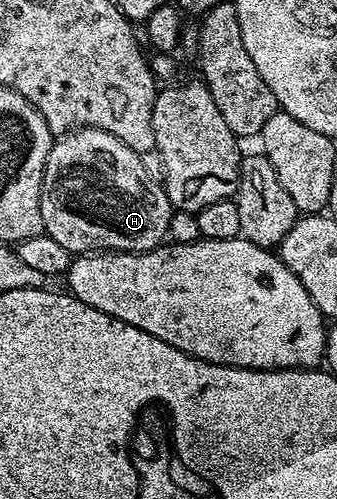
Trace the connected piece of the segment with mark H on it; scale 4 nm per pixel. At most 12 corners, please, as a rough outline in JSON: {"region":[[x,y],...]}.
{"region":[[101,129],[53,140],[44,232],[73,255],[145,253],[168,192]]}

